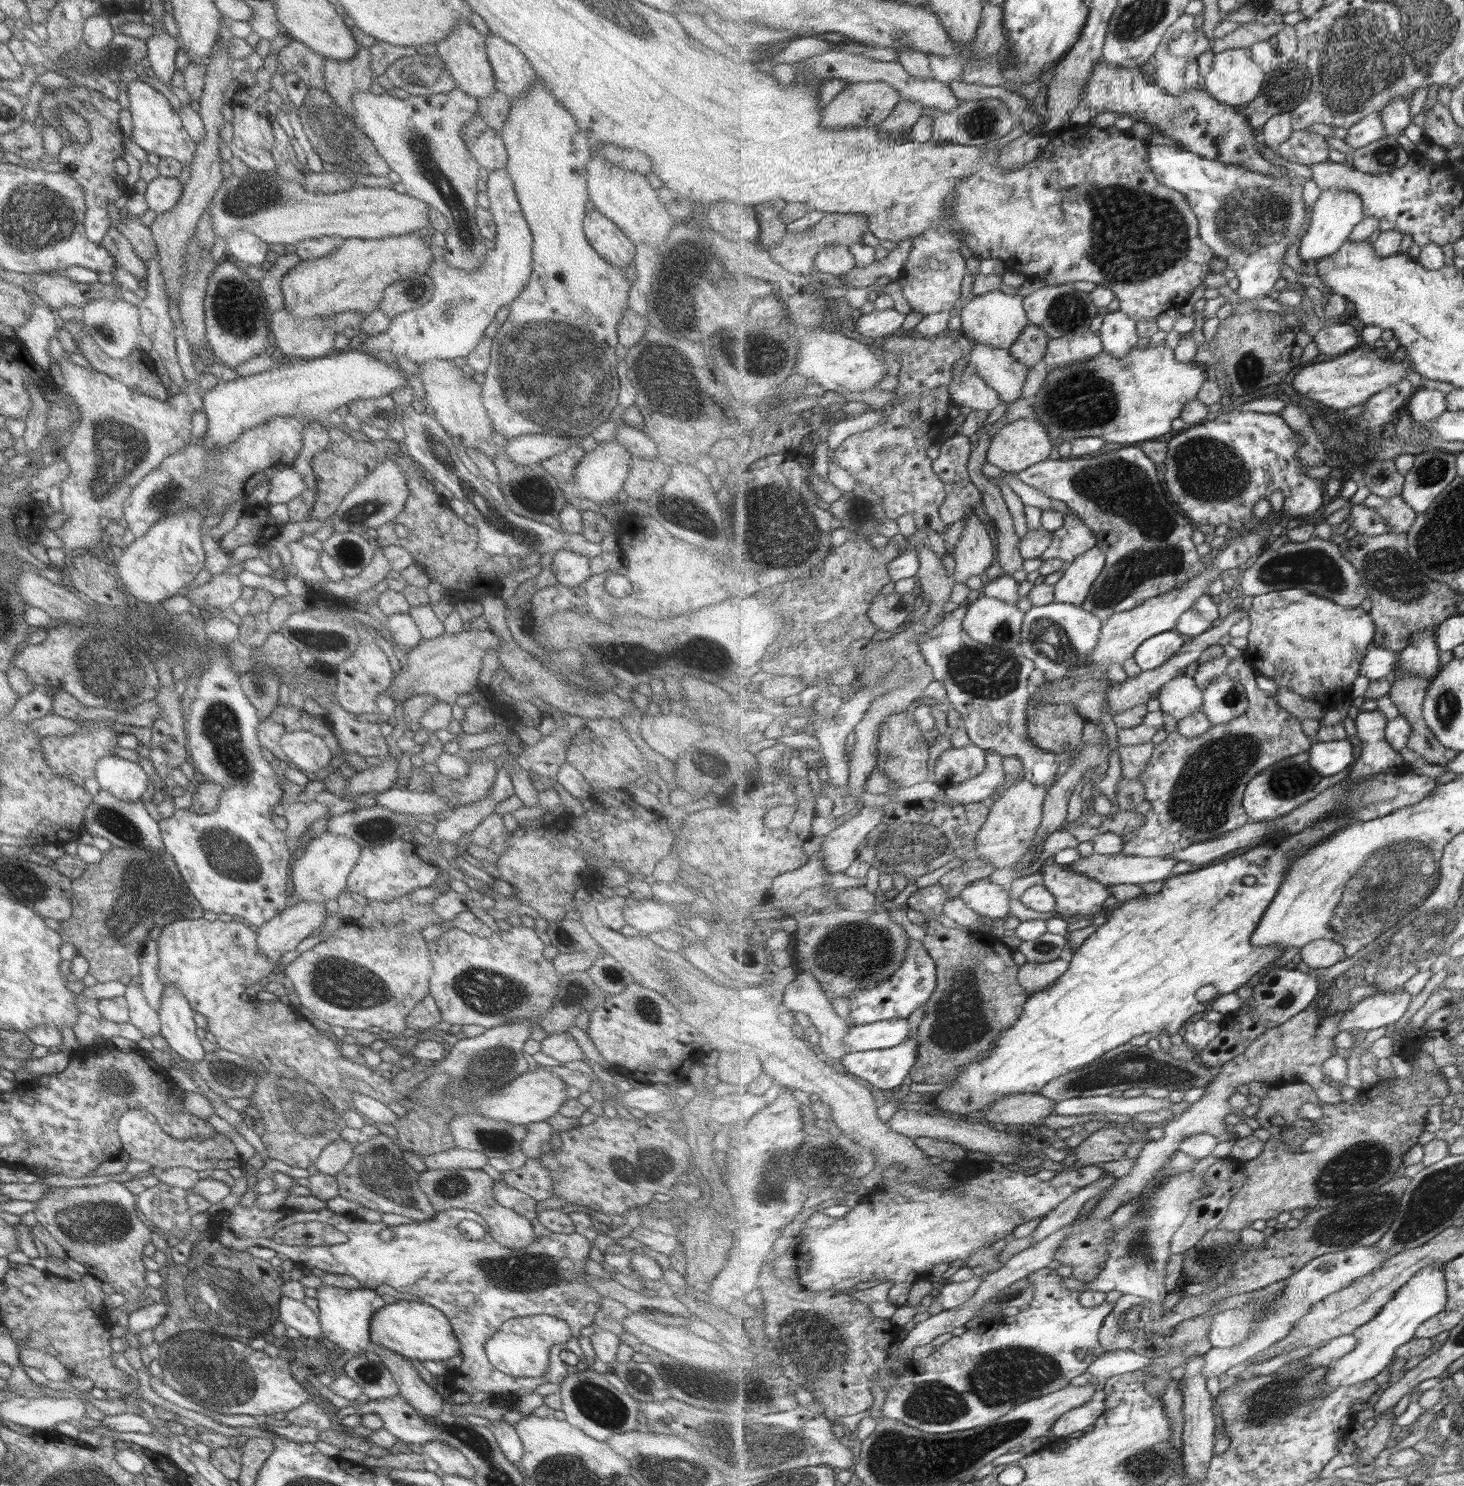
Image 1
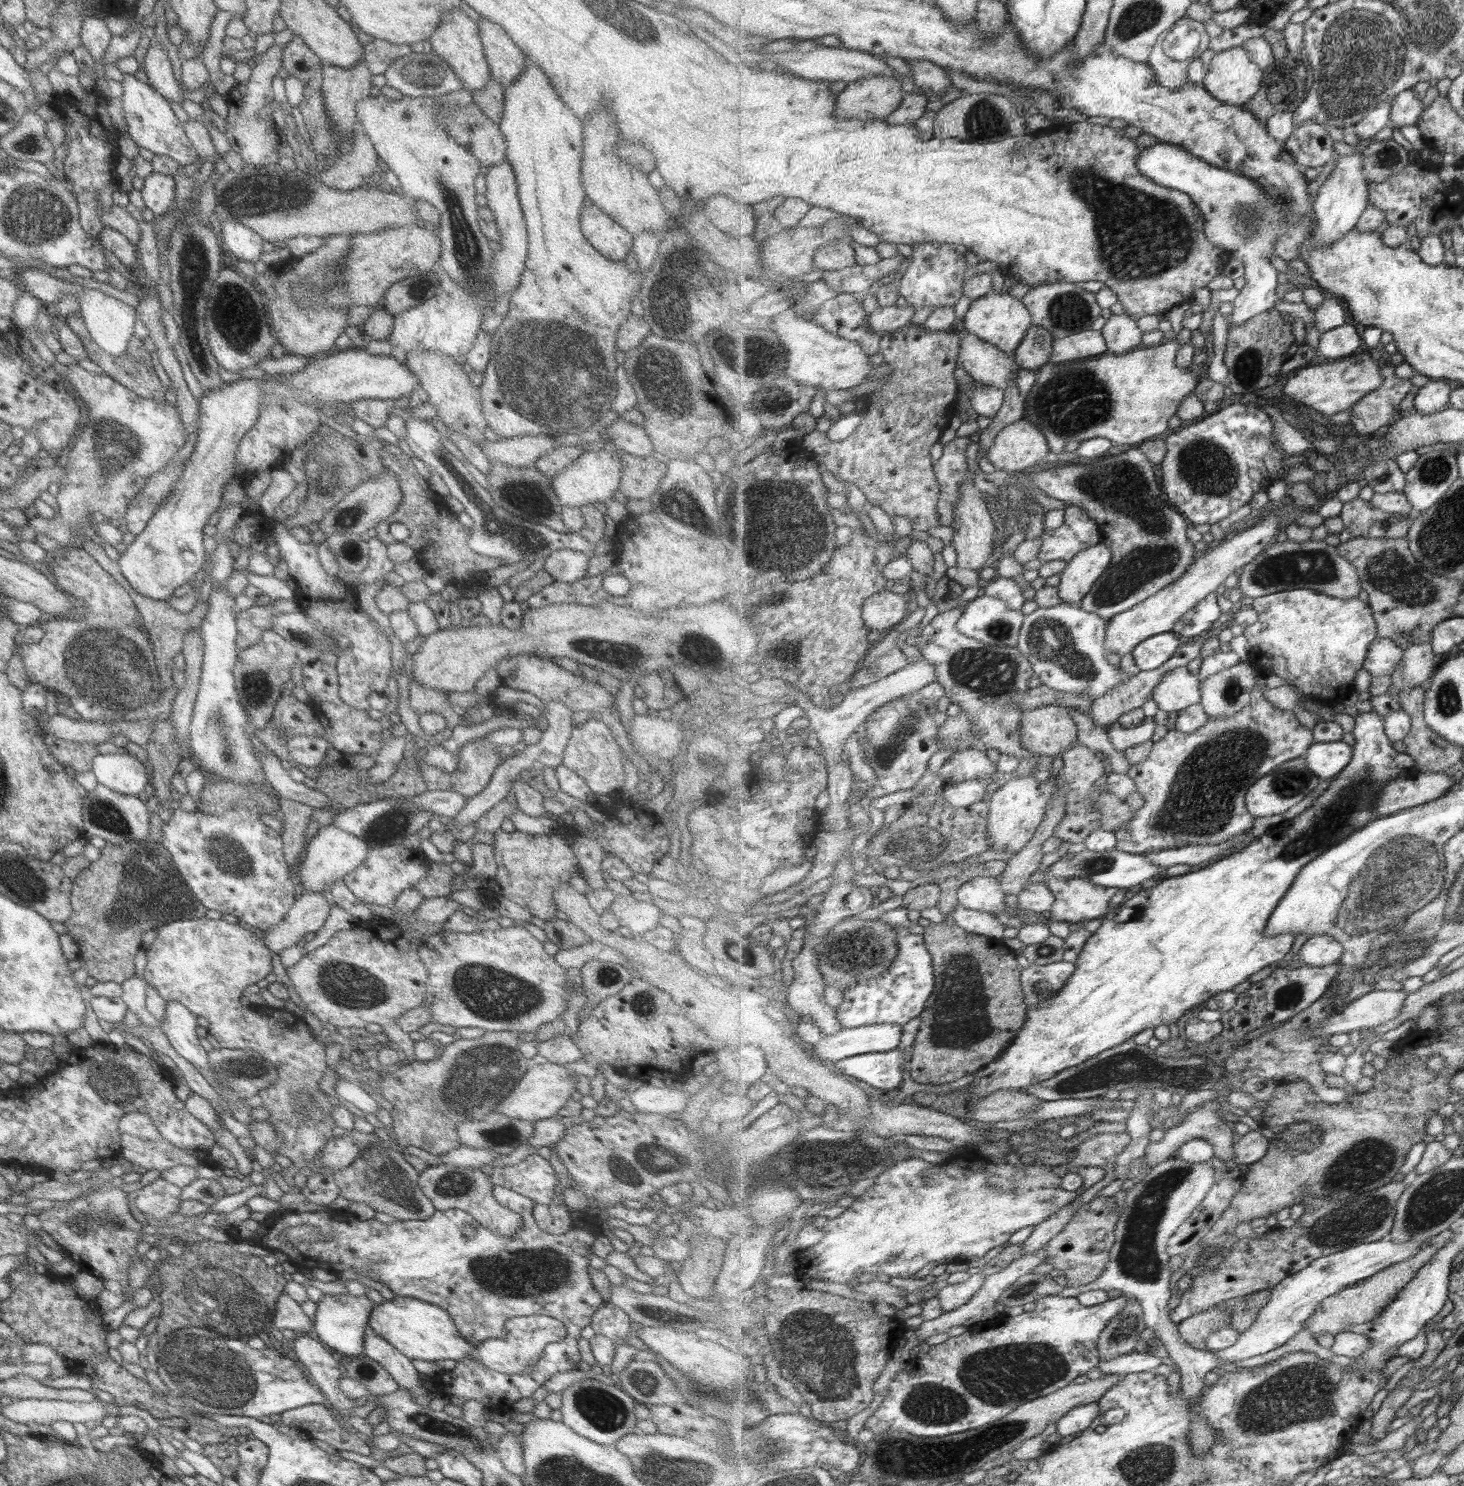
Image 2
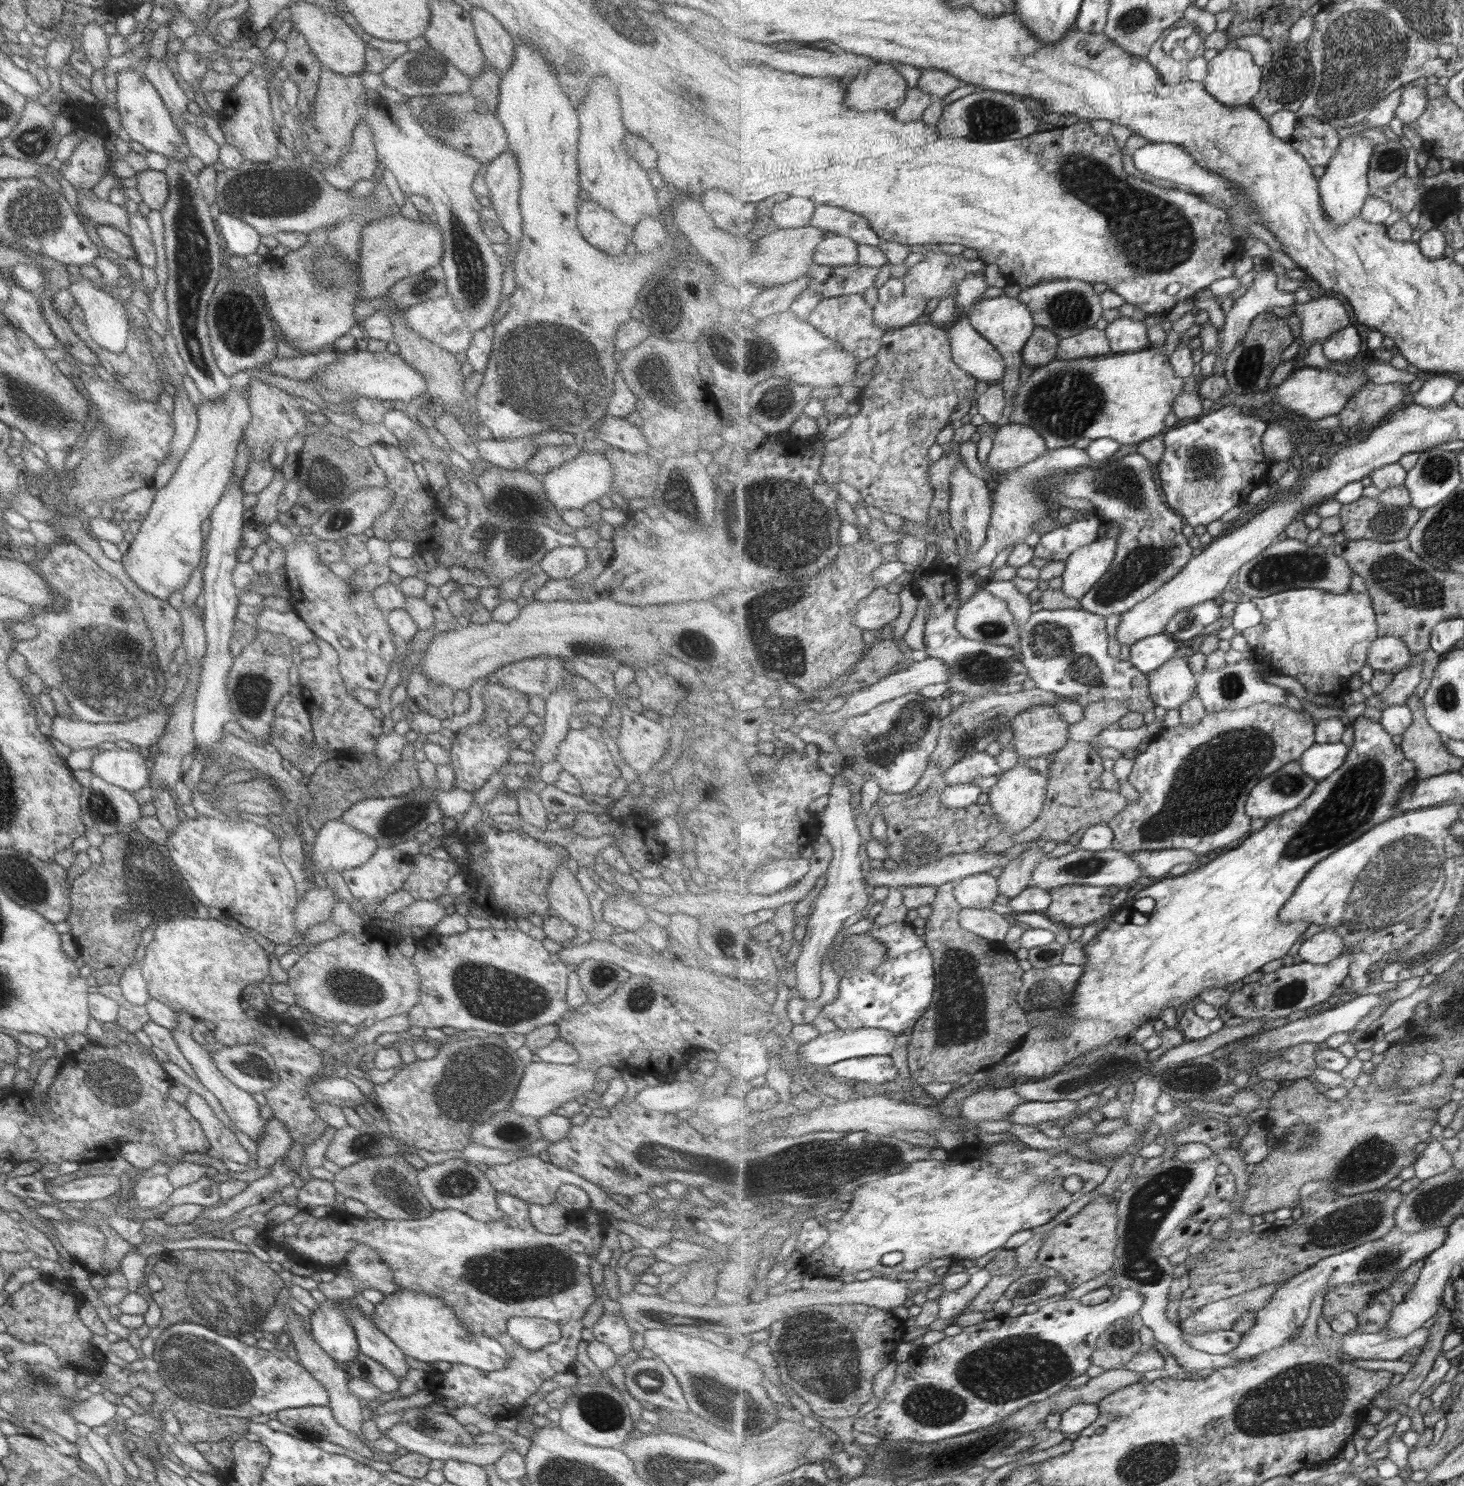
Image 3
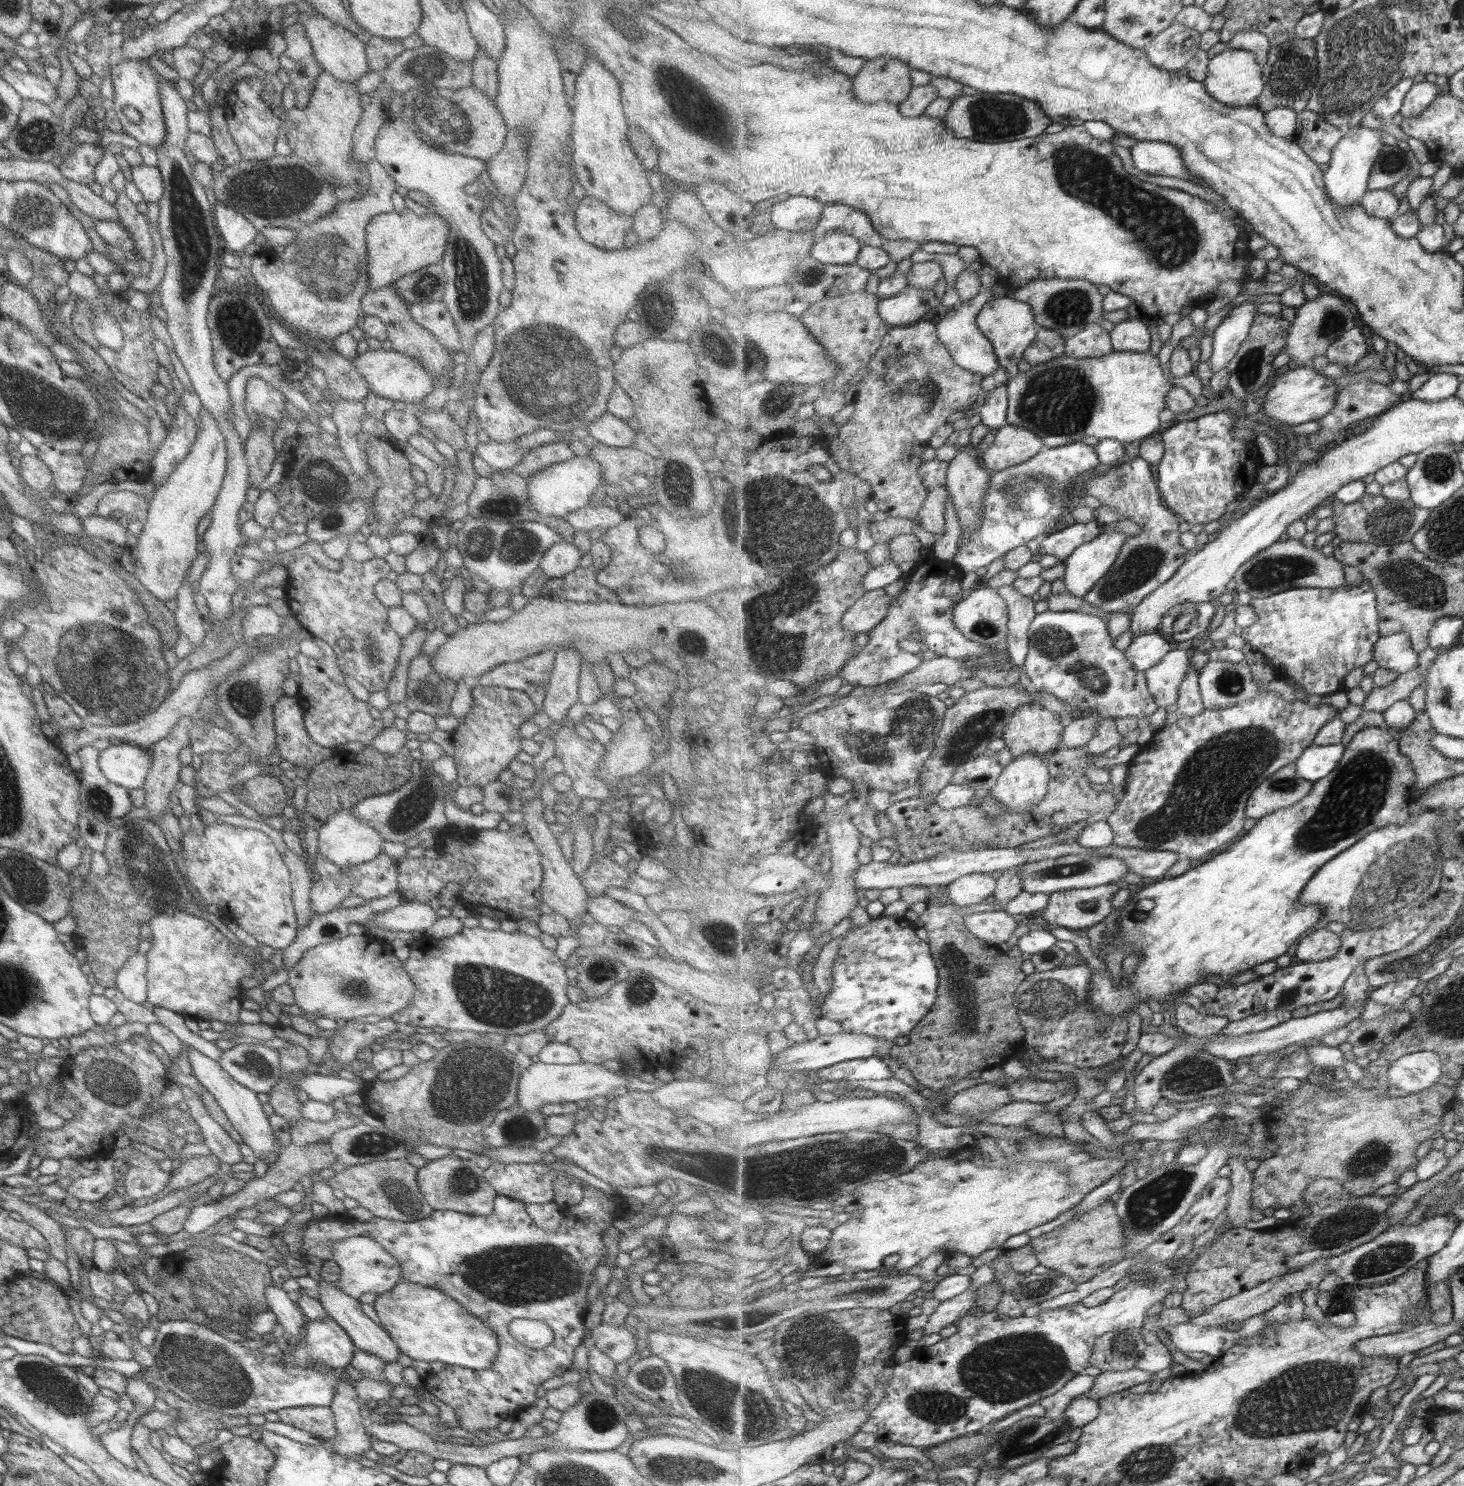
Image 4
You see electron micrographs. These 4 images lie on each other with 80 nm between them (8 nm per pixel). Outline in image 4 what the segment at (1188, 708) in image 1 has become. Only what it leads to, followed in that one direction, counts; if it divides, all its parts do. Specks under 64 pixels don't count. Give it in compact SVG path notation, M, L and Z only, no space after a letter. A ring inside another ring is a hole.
M1173 649L1160 664L1157 664L1157 667L1144 672L1159 706L1177 704L1181 685L1189 671L1191 656L1192 650Z

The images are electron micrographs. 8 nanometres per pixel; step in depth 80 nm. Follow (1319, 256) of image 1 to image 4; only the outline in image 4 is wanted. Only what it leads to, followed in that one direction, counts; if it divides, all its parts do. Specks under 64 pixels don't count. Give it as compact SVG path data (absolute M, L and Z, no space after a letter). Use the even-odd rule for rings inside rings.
M1360 125L1345 129L1344 137L1333 149L1329 168L1324 172L1328 195L1339 206L1353 206L1358 202L1362 202L1364 194L1369 191L1369 180L1373 167L1377 162L1377 158L1380 157L1381 149L1385 146L1381 136L1386 134L1382 129L1367 129Z

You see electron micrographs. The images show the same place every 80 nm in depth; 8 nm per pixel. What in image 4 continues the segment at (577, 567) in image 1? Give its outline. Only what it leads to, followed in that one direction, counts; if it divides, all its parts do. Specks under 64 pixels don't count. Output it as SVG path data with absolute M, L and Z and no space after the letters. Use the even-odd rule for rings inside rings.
M570 542L557 543L543 552L538 569L548 579L561 578L578 566L581 556L580 550Z

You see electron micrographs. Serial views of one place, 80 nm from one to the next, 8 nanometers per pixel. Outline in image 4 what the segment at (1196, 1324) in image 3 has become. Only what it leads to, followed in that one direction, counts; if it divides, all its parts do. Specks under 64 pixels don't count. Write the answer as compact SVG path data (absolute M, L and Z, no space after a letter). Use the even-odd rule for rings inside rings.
M1320 1258L1313 1264L1296 1268L1287 1274L1268 1280L1251 1290L1243 1291L1241 1294L1233 1296L1233 1298L1211 1305L1207 1311L1192 1317L1189 1321L1199 1326L1221 1327L1225 1322L1230 1323L1232 1321L1237 1321L1242 1323L1247 1320L1247 1318L1253 1318L1253 1316L1264 1314L1266 1311L1271 1310L1271 1308L1277 1306L1277 1304L1283 1301L1288 1294L1301 1292L1303 1290L1307 1290L1307 1288L1317 1286L1317 1284L1323 1280L1325 1275L1332 1272L1332 1270L1330 1270L1330 1266L1328 1266L1329 1259L1330 1258Z

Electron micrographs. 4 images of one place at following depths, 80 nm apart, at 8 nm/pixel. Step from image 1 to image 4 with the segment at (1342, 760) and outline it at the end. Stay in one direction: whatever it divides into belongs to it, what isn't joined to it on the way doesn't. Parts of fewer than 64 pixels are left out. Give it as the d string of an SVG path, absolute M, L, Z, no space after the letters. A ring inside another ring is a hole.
M1334 744L1329 746L1311 745L1295 761L1297 772L1314 783L1331 774L1342 761L1346 745Z

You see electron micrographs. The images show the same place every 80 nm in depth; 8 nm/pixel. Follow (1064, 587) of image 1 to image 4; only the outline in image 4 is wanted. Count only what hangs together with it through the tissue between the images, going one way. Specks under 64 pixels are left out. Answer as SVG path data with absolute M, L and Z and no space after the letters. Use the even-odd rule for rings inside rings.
M1107 531L1101 533L1099 538L1081 545L1065 560L1066 573L1063 580L1066 590L1078 597L1089 594L1112 569L1128 538L1121 532Z

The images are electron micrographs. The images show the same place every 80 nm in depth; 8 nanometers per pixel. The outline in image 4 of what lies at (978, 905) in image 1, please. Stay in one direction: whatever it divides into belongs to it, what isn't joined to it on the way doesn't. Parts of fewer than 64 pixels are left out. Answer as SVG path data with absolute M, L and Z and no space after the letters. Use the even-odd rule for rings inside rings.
M987 874L962 876L948 886L948 895L959 908L973 909L987 898L994 897L998 880Z

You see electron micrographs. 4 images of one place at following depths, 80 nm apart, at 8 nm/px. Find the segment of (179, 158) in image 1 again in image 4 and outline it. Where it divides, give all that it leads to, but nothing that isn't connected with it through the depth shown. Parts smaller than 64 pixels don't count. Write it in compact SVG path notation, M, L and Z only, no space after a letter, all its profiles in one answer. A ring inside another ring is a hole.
M117 58L112 61L108 74L113 85L112 100L109 107L121 124L121 132L131 136L139 144L144 144L149 148L157 148L164 141L166 135L156 79L159 75L143 60L120 60ZM125 106L131 106L139 114L139 121L132 123L126 119L121 112L122 107Z

